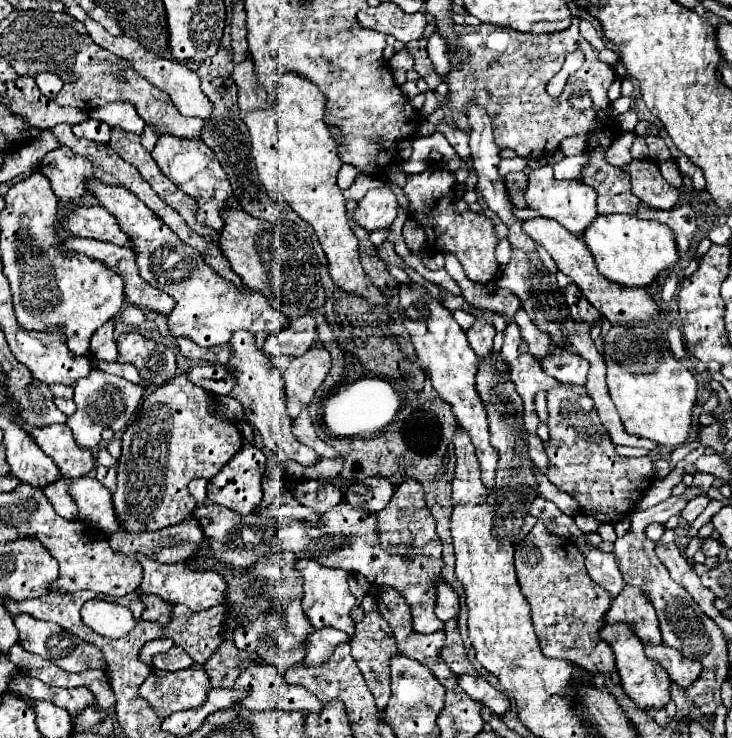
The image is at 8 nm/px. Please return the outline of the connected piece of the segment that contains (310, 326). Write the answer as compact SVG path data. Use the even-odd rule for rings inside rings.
M304 315L304 317L290 319L288 329L268 335L262 345L262 351L268 355L274 355L274 357L304 355L314 345L314 339L316 339L314 317Z

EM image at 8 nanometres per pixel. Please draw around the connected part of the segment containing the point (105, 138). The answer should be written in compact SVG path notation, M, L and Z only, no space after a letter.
M88 119L84 123L76 123L72 127L76 137L84 137L90 141L98 141L98 143L108 143L110 141L110 125L106 125L104 121L96 121L96 119Z

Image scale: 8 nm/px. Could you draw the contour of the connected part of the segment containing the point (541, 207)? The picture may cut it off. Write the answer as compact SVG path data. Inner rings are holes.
M540 167L528 175L526 191L524 191L526 203L530 209L536 209L542 217L558 221L562 227L566 227L574 235L582 235L582 231L598 217L596 211L596 191L582 181L558 181L552 175L552 167Z

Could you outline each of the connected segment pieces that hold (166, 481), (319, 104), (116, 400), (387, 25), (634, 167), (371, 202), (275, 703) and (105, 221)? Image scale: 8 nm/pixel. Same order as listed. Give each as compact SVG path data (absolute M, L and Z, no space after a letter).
M186 373L172 377L172 381L168 381L166 385L156 387L144 397L142 409L136 413L134 421L122 435L122 457L118 459L118 489L112 497L112 503L116 517L120 517L120 525L124 525L124 531L158 531L188 519L188 515L196 507L196 501L190 499L188 483L196 477L214 477L242 449L242 445L244 441L238 425L228 419L214 417L212 397L208 395L208 391L192 385L186 379Z
M248 57L244 63L234 67L234 81L238 85L238 105L242 111L242 121L250 129L252 137L252 157L258 169L258 177L272 197L276 191L284 197L284 201L298 213L302 221L306 221L318 235L318 241L328 259L328 273L334 285L350 295L364 297L372 307L386 305L384 295L376 285L372 285L370 277L360 267L358 239L350 229L346 215L346 199L342 189L336 185L336 175L342 167L338 159L336 143L322 121L326 111L326 97L320 89L298 77L286 75L282 77L280 101L270 105L266 101L264 87L256 81L254 63Z
M100 369L90 371L88 377L78 379L74 385L74 403L76 403L76 413L68 417L66 425L74 431L74 439L78 445L86 449L94 449L100 443L100 433L104 429L120 431L126 427L128 419L136 411L140 399L142 399L144 389L136 383L130 383L122 377L108 375Z
M382 3L380 7L368 7L356 13L356 19L360 27L374 29L384 35L394 35L402 43L420 39L426 27L424 13L408 15L394 3Z
M632 159L628 165L624 165L620 169L630 173L632 193L640 201L644 201L646 205L650 205L654 209L666 209L668 211L678 203L678 199L680 199L678 189L674 189L660 175L658 163L654 159Z
M388 185L382 189L370 189L354 209L352 221L368 233L386 229L396 219L396 207L396 195L390 191Z
M256 665L238 677L234 689L248 689L248 697L242 699L242 707L254 711L282 709L282 711L304 711L320 713L322 703L308 693L302 685L288 685L284 677L272 665Z
M76 205L68 209L68 215L62 219L64 229L78 237L90 237L98 241L110 241L120 247L128 247L130 237L118 227L116 219L100 205L86 207Z

